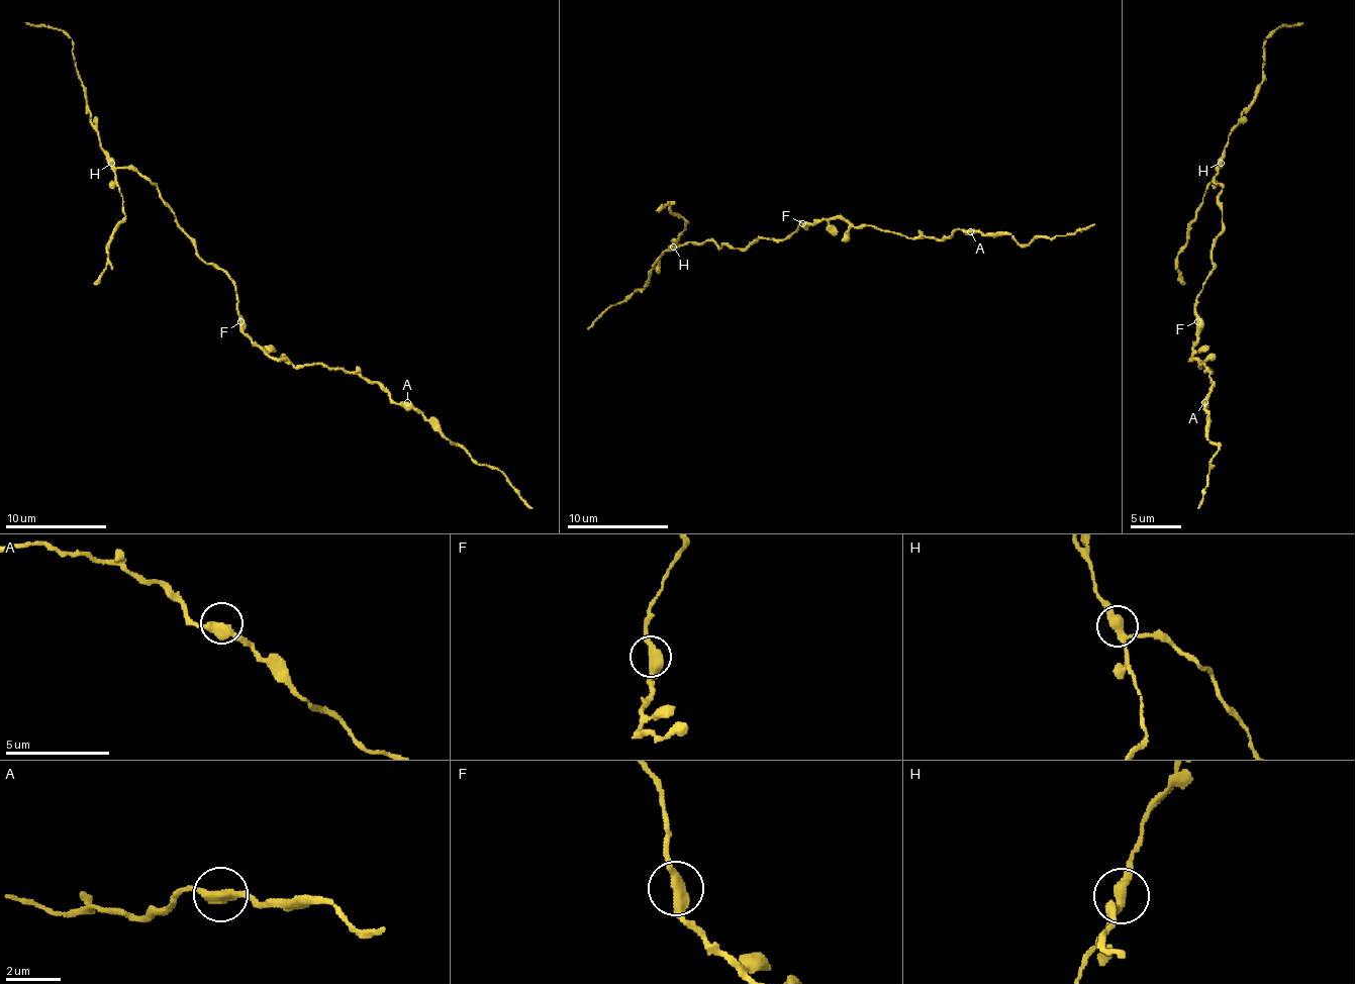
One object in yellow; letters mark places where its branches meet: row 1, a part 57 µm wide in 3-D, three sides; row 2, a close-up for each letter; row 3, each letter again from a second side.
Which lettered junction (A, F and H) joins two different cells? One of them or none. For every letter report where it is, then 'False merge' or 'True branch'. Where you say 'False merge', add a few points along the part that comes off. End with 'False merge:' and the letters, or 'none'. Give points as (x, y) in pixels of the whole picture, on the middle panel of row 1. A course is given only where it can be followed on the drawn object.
A: Place: (970, 231). True branch
F: Place: (802, 223). True branch
H: Place: (673, 247). False merge. Course of the part to remove: (674, 247), (686, 223), (669, 203), (656, 211)
False merge: H

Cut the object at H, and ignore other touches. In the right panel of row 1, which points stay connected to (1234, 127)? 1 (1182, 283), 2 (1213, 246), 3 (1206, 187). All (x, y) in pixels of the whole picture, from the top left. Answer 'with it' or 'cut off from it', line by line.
1: cut off from it
2: with it
3: cut off from it

